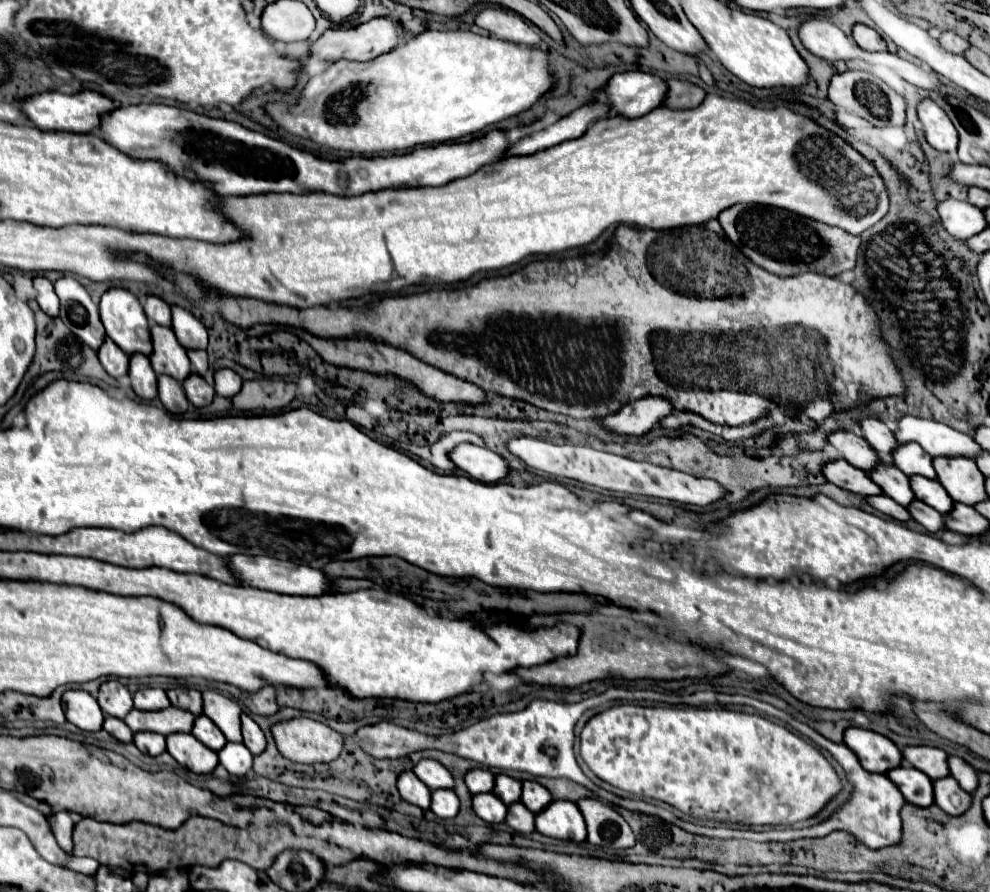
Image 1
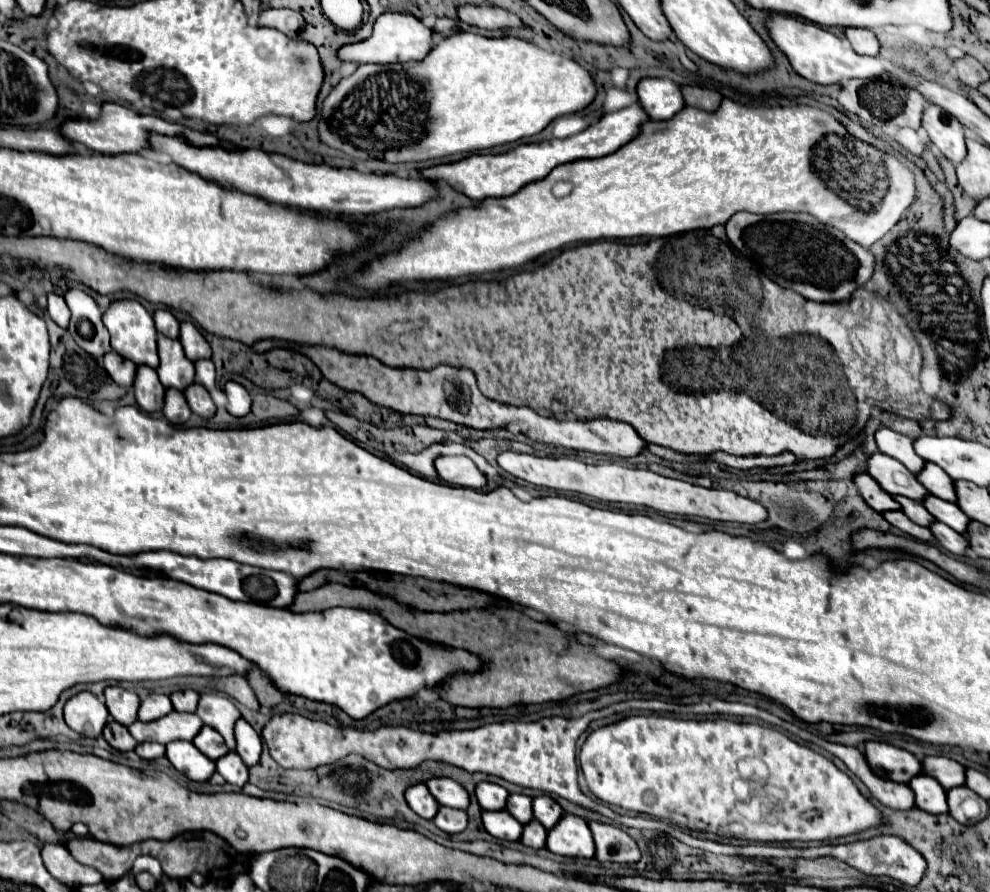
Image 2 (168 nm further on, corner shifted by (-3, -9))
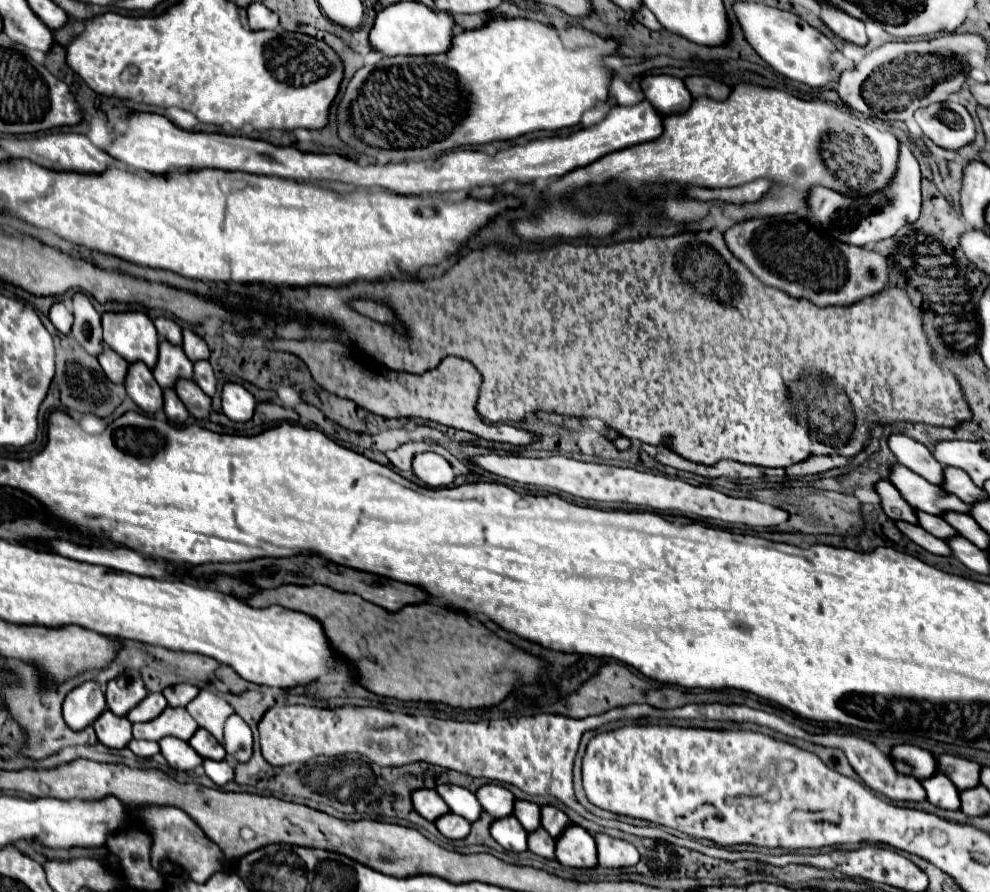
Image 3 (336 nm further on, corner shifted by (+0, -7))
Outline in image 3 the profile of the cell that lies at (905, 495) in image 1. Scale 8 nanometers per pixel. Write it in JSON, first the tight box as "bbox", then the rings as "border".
{"bbox":[916,512,958,540],"border":[[[916,512],[918,514],[918,520],[920,520],[920,526],[924,530],[928,530],[930,534],[938,536],[940,540],[950,540],[952,536],[958,536],[958,532],[940,516],[932,516],[932,514],[926,514],[926,512]]]}

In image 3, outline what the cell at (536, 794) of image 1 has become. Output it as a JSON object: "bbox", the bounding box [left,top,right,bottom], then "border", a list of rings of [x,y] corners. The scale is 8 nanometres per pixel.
{"bbox":[542,806,570,838],"border":[[[542,806],[542,828],[546,828],[550,836],[558,838],[568,824],[570,820],[562,810],[558,810],[556,806]]]}

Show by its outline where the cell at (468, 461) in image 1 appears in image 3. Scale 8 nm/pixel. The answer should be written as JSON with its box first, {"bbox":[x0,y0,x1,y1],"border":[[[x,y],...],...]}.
{"bbox":[412,452,456,488],"border":[[[434,452],[416,454],[412,460],[412,472],[416,474],[418,480],[422,480],[426,486],[432,486],[432,488],[450,486],[452,480],[456,478],[456,472],[452,470],[452,466]]]}

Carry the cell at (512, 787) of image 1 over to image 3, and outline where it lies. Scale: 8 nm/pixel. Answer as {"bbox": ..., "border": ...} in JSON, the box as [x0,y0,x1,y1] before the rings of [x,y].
{"bbox":[514,800,540,832],"border":[[[516,800],[514,816],[526,828],[526,832],[534,832],[540,826],[540,806],[526,800]]]}

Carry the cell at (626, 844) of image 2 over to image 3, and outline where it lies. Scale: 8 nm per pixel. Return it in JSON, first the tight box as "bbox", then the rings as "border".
{"bbox":[596,834,640,868],"border":[[[604,834],[596,836],[598,846],[598,864],[604,868],[622,868],[622,866],[634,866],[640,858],[638,850],[624,842],[624,840],[612,840]]]}

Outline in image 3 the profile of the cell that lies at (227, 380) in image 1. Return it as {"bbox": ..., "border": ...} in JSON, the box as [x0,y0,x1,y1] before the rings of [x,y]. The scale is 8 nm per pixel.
{"bbox":[222,382,256,422],"border":[[[228,382],[222,390],[222,412],[234,422],[248,422],[254,416],[256,398],[242,386]]]}

